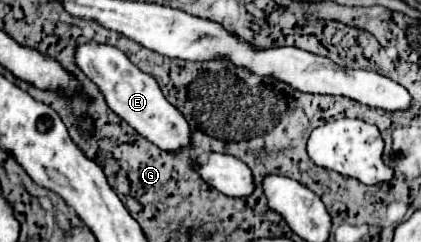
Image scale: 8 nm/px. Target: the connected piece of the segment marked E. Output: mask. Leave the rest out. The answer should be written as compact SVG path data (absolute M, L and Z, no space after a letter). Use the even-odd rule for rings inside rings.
M78 45L76 47L76 63L78 67L100 87L100 91L106 97L108 107L120 115L126 123L130 123L140 135L144 135L148 141L156 143L162 151L180 151L188 145L192 145L192 131L188 127L188 121L184 115L180 115L180 109L168 103L164 99L156 79L152 75L140 71L136 65L130 63L130 59L116 47L110 45Z

